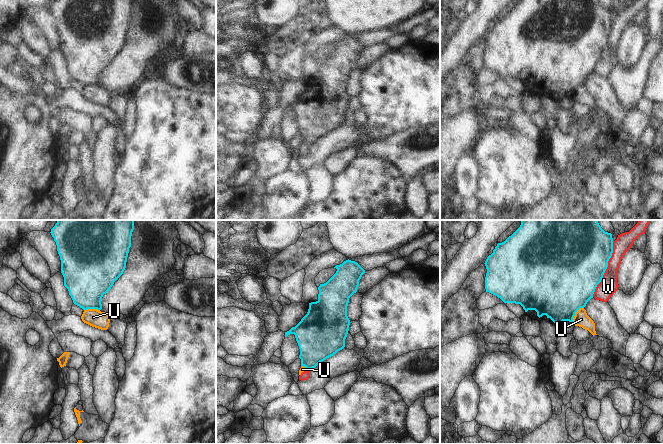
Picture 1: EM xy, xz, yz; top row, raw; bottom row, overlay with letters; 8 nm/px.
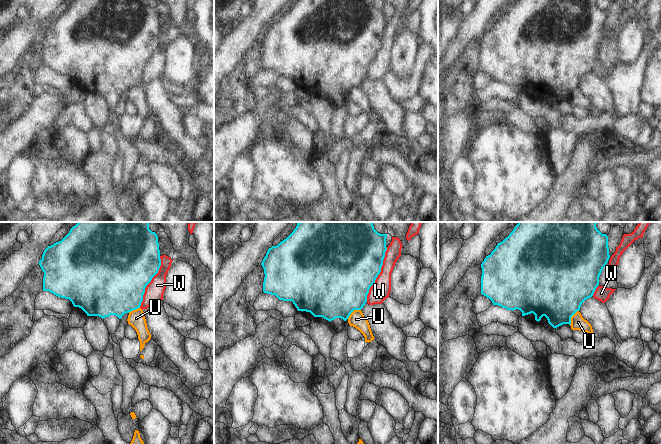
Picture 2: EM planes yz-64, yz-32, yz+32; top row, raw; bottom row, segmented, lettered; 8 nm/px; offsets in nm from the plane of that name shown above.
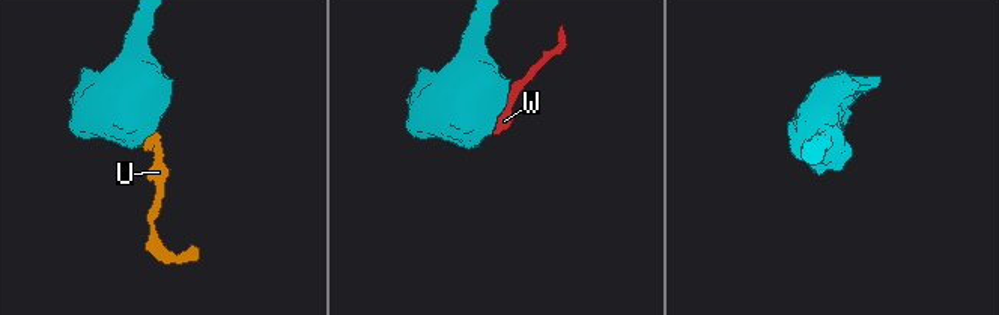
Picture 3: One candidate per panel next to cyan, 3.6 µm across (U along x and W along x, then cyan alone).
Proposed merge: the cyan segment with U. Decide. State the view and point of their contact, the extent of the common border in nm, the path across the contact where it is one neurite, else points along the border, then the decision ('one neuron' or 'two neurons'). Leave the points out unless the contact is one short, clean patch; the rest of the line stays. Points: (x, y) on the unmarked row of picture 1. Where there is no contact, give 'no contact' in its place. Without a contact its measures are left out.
meets cyan in yz at (575, 88); contact 150 nm long; border along yz (583, 83), (575, 89), (572, 97); two neurons

